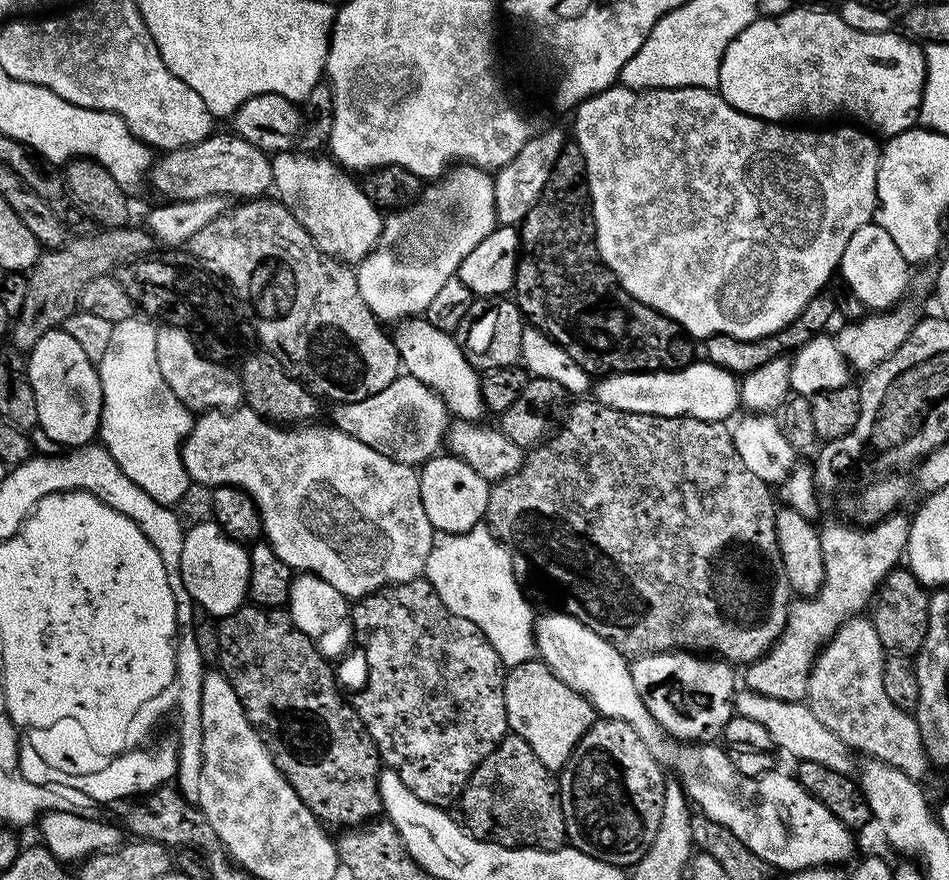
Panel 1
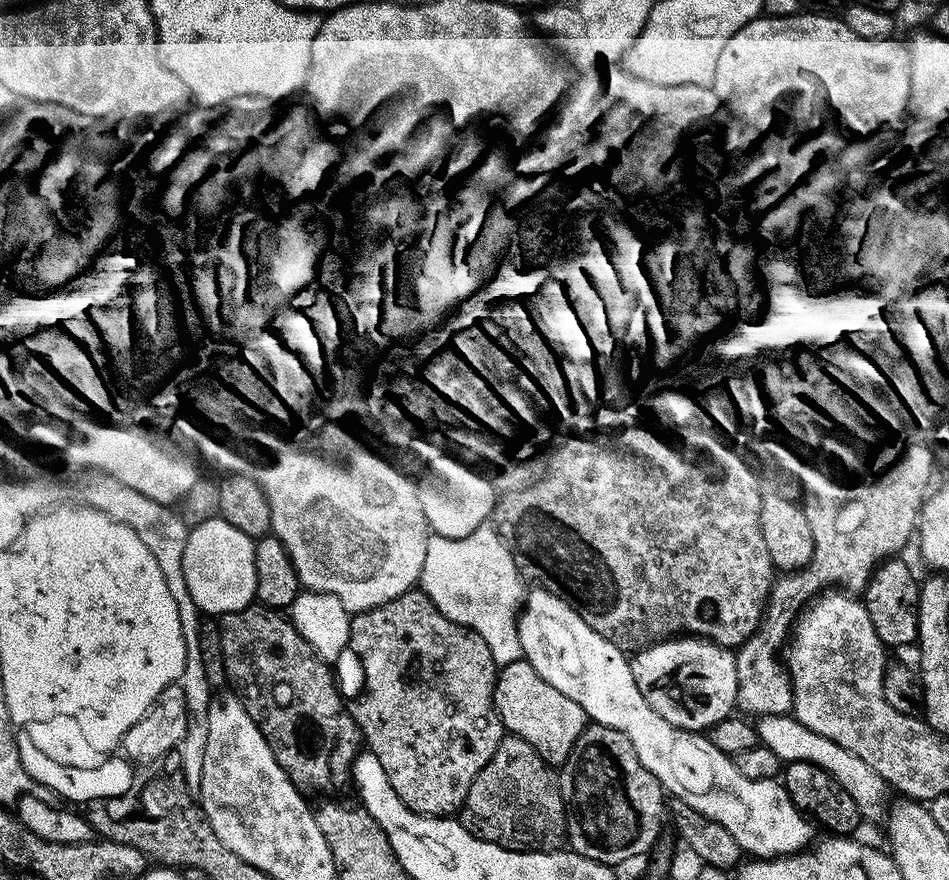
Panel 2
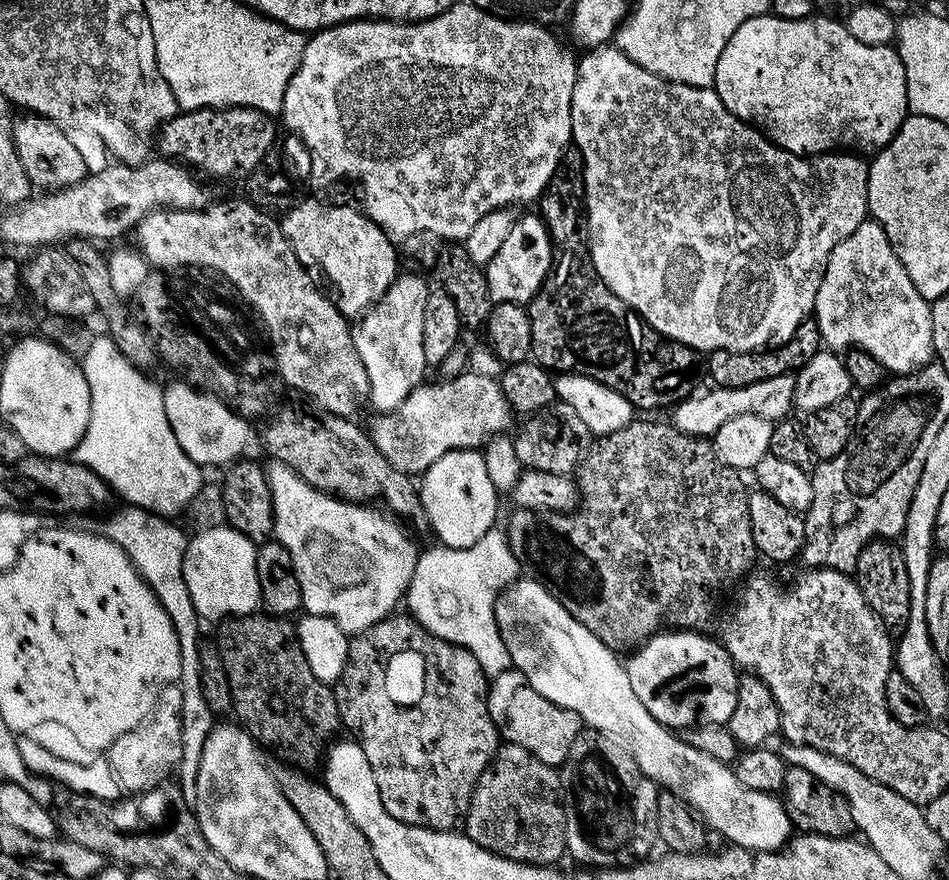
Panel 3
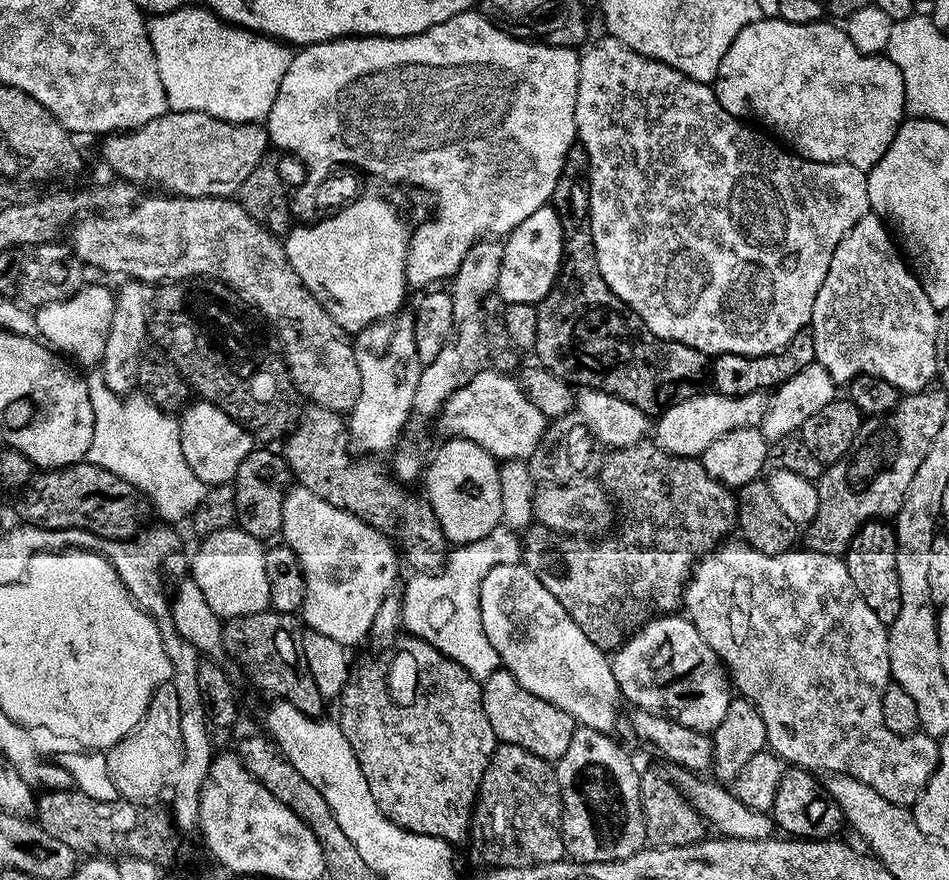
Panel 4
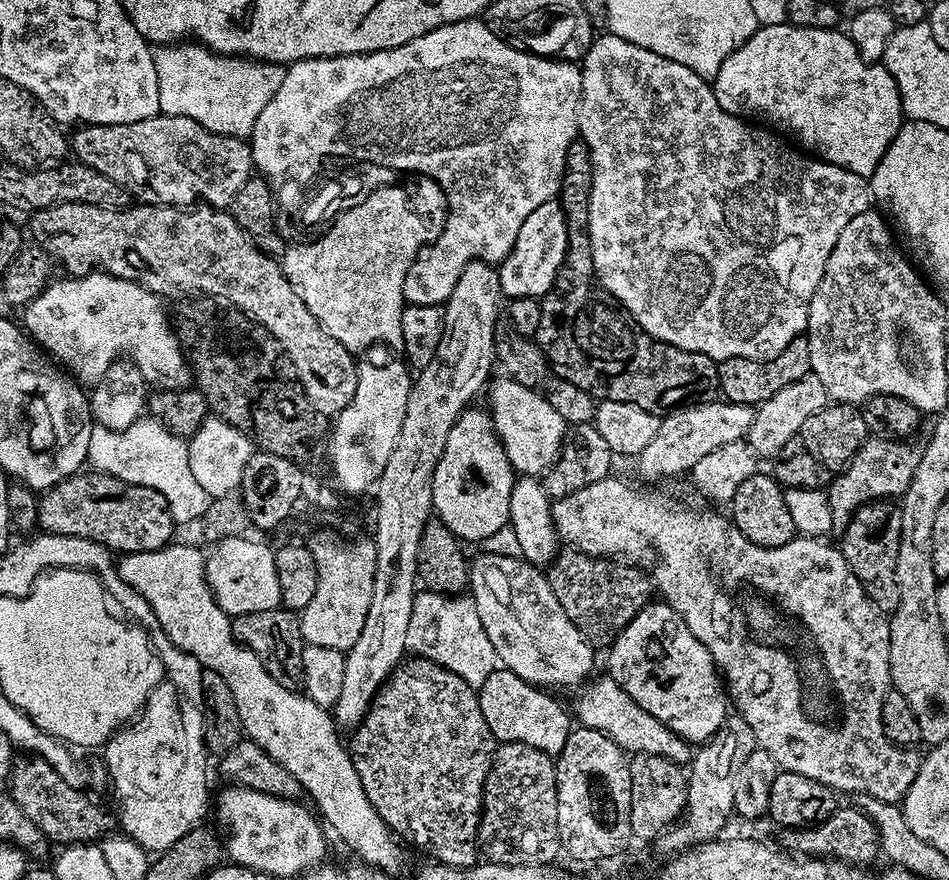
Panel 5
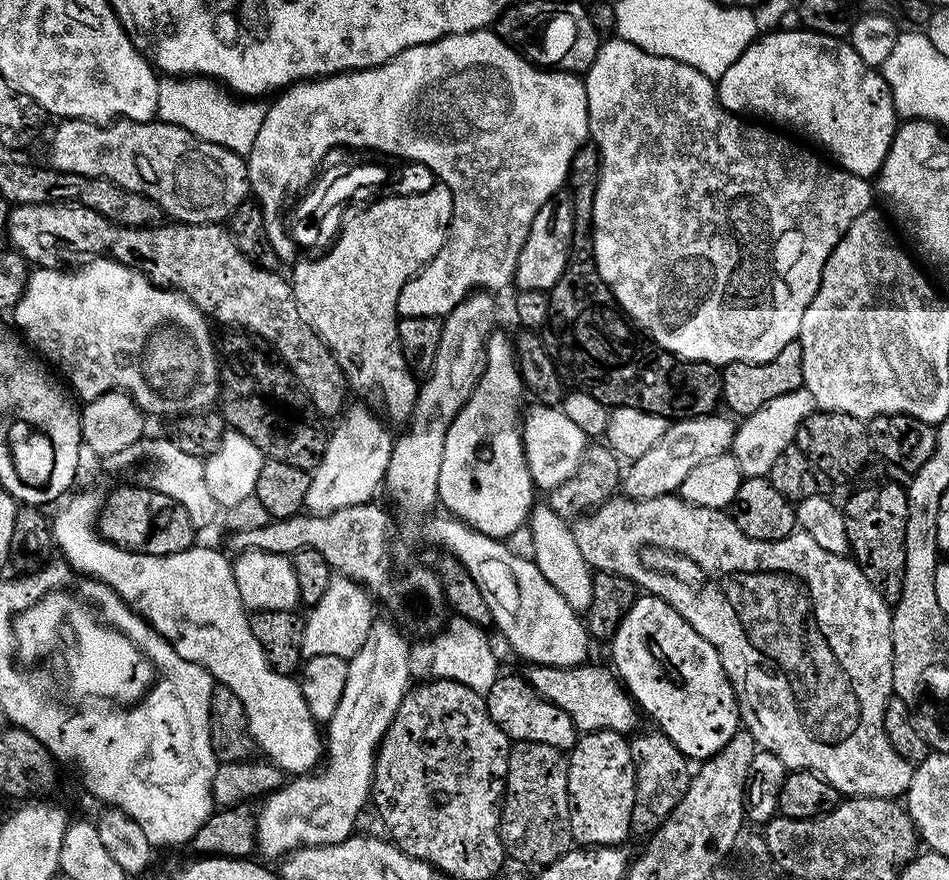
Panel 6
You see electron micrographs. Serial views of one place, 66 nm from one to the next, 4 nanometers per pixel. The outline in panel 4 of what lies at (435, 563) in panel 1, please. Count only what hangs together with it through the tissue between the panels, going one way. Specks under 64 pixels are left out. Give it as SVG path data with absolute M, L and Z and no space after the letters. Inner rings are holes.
M503 526L490 530L486 538L453 547L443 568L433 573L416 572L409 578L408 584L412 589L403 605L403 623L408 628L412 627L417 636L431 637L440 651L463 665L466 672L477 678L487 678L501 667L502 659L484 630L480 613L480 587L490 570L494 570L496 566L519 564L521 560L521 537ZM448 580L456 580L456 584L448 584Z

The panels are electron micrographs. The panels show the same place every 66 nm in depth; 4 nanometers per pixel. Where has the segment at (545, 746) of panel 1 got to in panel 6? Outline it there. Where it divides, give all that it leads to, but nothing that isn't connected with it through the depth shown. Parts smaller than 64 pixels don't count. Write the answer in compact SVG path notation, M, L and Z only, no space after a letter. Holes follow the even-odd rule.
M497 675L494 686L490 686L486 694L486 699L490 718L505 732L509 741L542 742L546 746L559 748L565 754L571 752L572 747L576 745L578 730L574 722L570 722L570 714L539 696L527 679Z

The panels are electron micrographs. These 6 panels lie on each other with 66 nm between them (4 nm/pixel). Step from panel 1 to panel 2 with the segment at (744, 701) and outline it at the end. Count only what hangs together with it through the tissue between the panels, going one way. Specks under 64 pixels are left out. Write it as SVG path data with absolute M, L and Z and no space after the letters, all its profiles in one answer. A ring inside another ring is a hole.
M792 714L760 716L756 724L756 733L760 736L760 744L774 750L774 754L778 754L781 762L801 760L814 762L814 766L822 766L822 770L826 770L846 790L846 794L854 798L860 815L865 821L885 819L886 805L889 803L889 785L884 783L884 779L874 769L866 766L866 762L862 762L858 754L850 754L846 746L838 746L838 742L830 742L830 738L822 738L822 734L802 726Z

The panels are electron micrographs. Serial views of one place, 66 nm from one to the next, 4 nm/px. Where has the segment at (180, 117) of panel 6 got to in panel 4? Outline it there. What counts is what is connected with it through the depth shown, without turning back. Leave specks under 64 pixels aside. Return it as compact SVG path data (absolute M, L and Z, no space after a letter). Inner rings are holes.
M185 6L153 15L148 24L148 37L158 62L158 74L162 74L169 109L173 112L205 112L231 124L250 124L267 117L294 55L289 45L222 20L210 9L199 6Z

